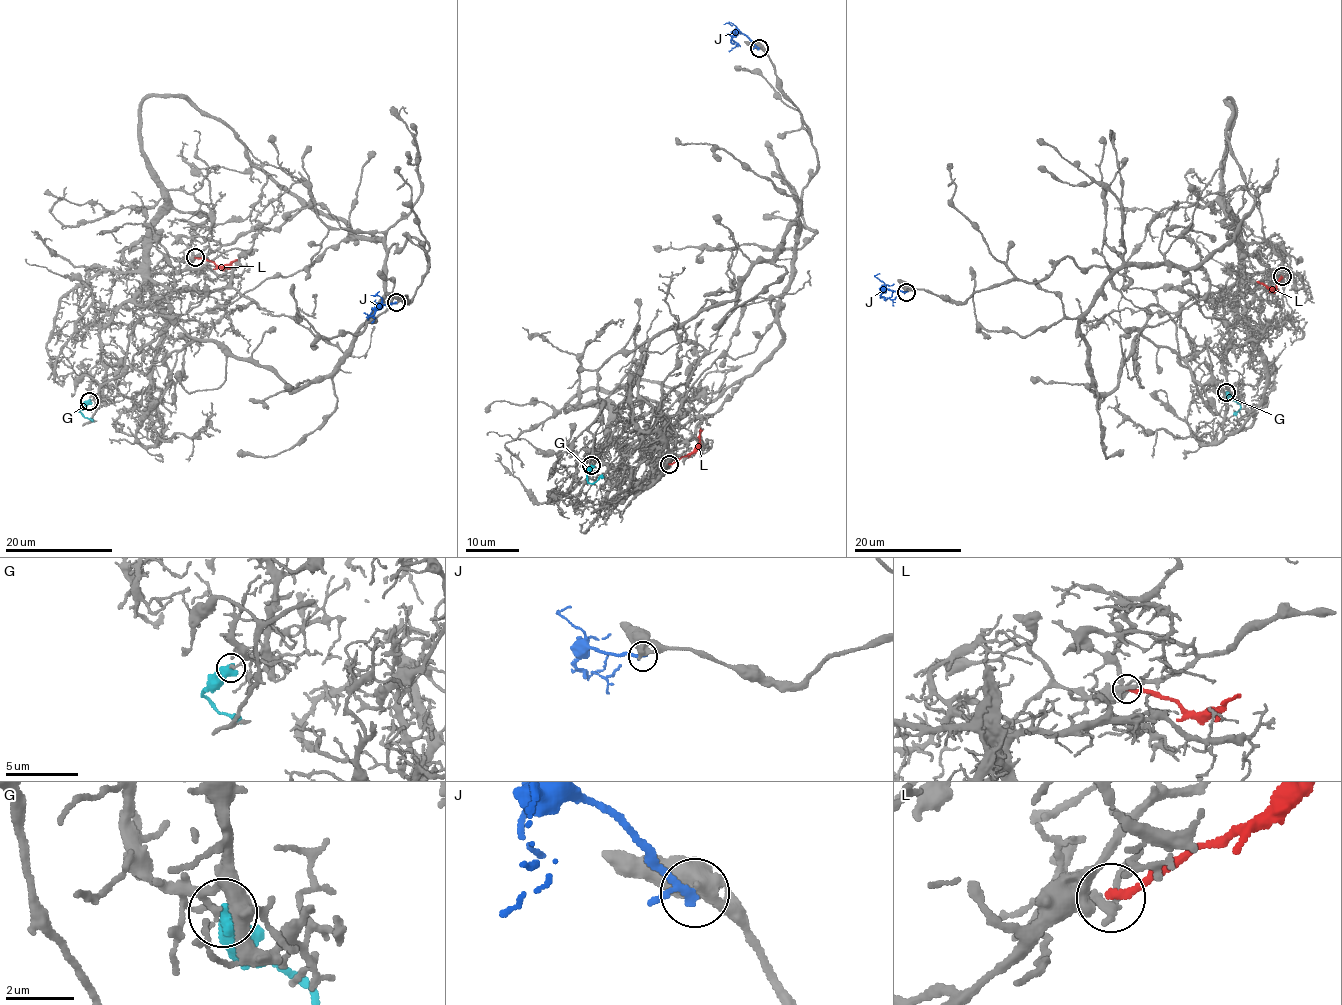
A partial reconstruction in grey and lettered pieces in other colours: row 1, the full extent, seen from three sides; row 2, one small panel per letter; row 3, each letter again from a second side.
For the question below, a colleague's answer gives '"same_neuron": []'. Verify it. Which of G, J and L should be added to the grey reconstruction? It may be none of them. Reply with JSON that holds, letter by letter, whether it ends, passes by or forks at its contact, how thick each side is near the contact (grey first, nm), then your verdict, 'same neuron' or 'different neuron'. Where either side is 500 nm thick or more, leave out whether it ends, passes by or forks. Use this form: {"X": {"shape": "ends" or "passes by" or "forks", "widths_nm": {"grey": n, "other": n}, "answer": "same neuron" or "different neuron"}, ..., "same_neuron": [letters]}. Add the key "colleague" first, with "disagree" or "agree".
{"colleague": "agree", "G": {"widths_nm": {"grey": 160, "other": 600}, "answer": "different neuron"}, "J": {"shape": "passes by", "widths_nm": {"grey": 340, "other": 170}, "answer": "different neuron"}, "L": {"shape": "ends", "widths_nm": {"grey": 260, "other": 220}, "answer": "different neuron"}, "same_neuron": []}

